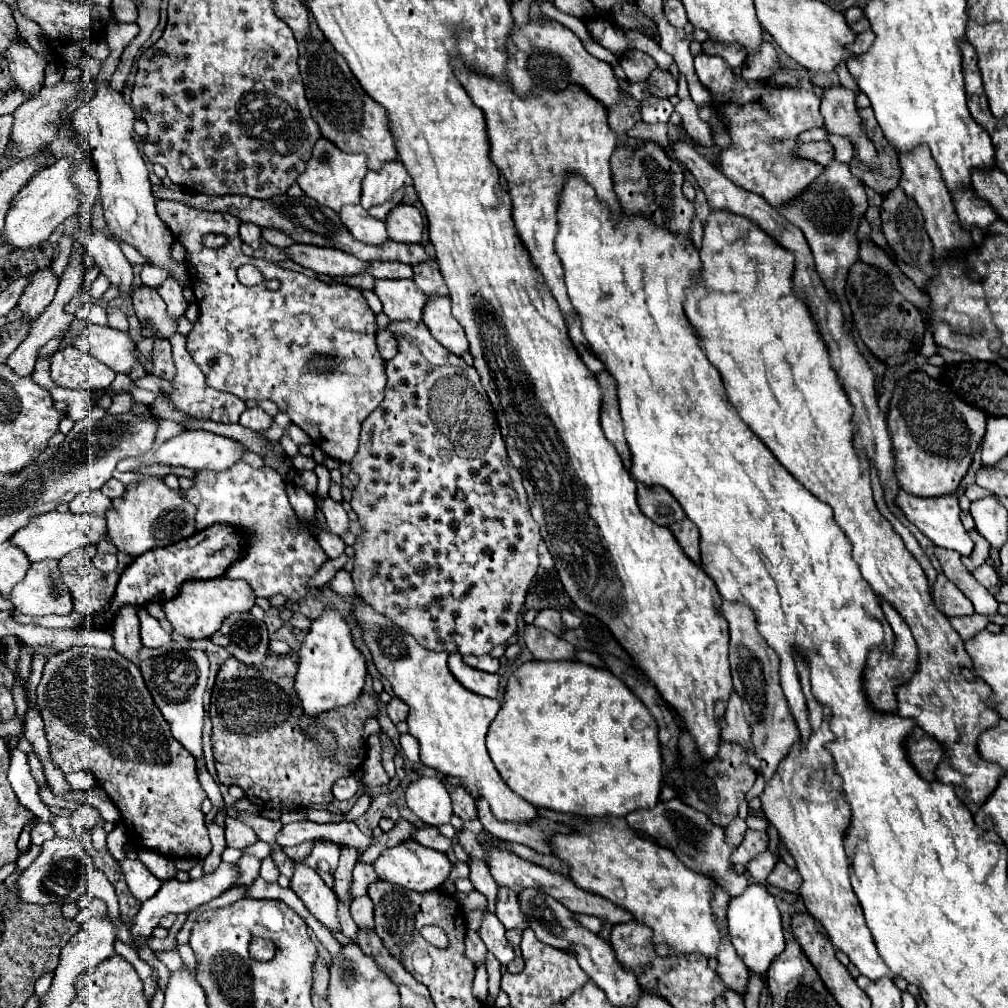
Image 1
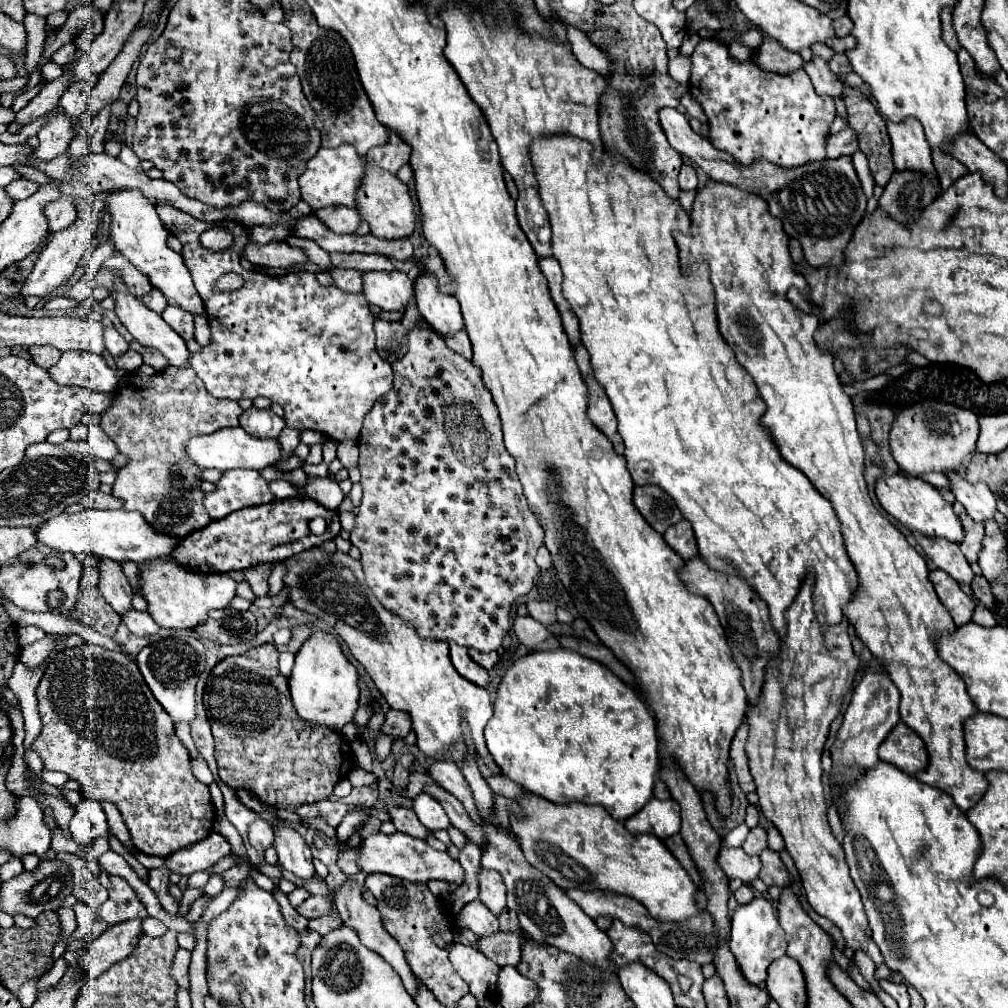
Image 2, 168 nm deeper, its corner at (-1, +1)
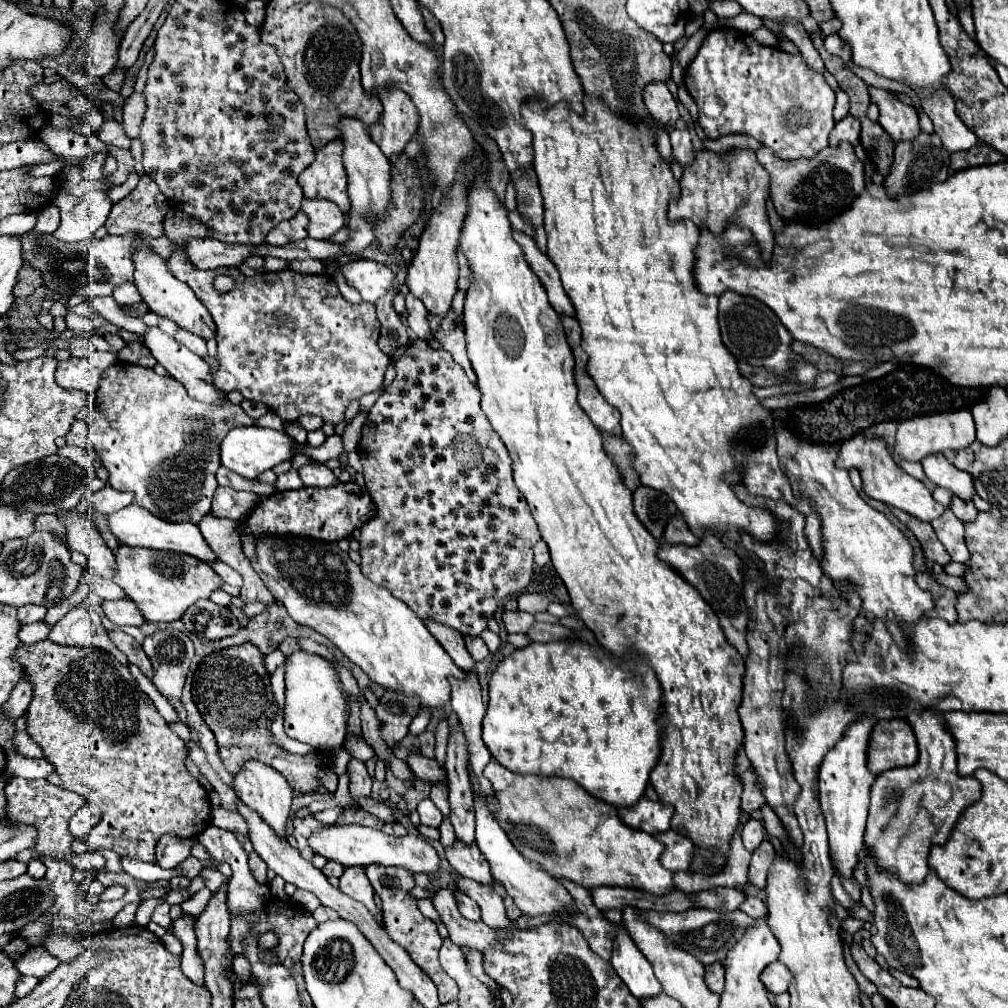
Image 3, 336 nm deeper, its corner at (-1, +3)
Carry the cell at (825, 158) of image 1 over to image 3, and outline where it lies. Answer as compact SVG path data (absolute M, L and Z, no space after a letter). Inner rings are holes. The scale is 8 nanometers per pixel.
M852 115L844 117L842 121L836 123L836 127L830 133L830 145L840 145L842 141L850 143L850 145L858 145L858 137L860 137L860 121L854 119Z

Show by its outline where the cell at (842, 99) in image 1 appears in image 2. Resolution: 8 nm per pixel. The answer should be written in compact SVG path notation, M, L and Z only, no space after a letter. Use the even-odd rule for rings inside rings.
M814 55L810 61L806 61L804 71L808 73L814 89L820 95L830 95L830 97L842 95L842 81L828 69L828 63L822 57Z

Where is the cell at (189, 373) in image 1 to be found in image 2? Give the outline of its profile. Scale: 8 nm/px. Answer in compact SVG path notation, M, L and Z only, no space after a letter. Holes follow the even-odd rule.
M166 367L164 371L146 377L138 373L126 373L112 393L112 405L100 415L102 431L116 443L118 453L128 457L128 463L118 471L116 481L112 485L112 495L124 499L124 509L140 511L144 519L164 535L182 537L190 535L202 527L206 527L212 519L204 509L204 493L200 489L200 473L202 469L192 463L186 455L186 443L196 435L208 435L222 427L238 425L242 409L238 401L216 399L208 395L204 383L200 383L198 375L194 375L192 367L188 371L176 371L176 367Z

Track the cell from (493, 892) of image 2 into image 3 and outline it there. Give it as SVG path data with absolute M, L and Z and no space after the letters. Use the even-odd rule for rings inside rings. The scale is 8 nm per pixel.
M456 841L454 847L446 851L446 859L460 875L478 881L480 885L494 887L494 877L490 873L488 861L484 859L484 855L476 847L476 843L464 845L462 841Z

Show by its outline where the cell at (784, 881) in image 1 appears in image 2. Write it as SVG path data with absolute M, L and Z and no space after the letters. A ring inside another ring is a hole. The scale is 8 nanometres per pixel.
M770 849L762 851L760 861L762 861L762 869L760 869L758 877L766 885L778 885L778 887L788 885L788 881L790 881L788 871L786 871L786 867L784 867L784 863L776 851L770 851Z

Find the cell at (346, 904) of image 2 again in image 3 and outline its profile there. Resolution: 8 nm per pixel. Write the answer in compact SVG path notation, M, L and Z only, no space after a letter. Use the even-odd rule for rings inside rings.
M346 867L344 875L340 877L338 887L342 893L352 897L354 901L360 901L362 905L366 905L370 909L370 913L374 913L378 925L382 925L382 913L378 911L378 907L374 903L374 889L364 873L364 867Z

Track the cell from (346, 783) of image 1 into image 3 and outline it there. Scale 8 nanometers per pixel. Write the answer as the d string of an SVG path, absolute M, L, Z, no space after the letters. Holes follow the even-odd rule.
M336 805L336 807L330 807L330 809L324 809L324 811L316 813L314 817L316 817L318 821L324 821L324 825L330 825L330 823L336 823L336 819L340 817L342 811L344 811L344 807L342 807L342 805Z

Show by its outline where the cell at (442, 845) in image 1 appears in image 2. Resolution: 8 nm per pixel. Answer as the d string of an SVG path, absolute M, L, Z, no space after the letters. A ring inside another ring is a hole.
M394 807L394 809L388 809L388 815L392 819L392 823L396 825L398 831L406 833L406 835L412 835L412 837L420 837L424 839L430 831L418 821L416 813L412 809L402 809L402 807Z

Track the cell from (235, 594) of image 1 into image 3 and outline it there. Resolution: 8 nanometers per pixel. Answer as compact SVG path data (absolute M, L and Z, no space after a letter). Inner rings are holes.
M122 545L116 553L114 583L138 605L140 613L150 623L170 623L182 615L198 599L208 599L216 589L222 589L222 577L204 561L174 551L152 551Z

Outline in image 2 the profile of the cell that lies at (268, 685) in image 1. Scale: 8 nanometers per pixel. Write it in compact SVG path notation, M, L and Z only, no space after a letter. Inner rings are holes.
M272 643L252 647L244 655L226 657L216 663L206 679L204 709L216 743L220 779L230 789L250 789L256 797L264 799L264 803L270 803L278 809L296 811L304 803L328 799L336 781L346 777L350 767L356 763L356 757L350 751L350 743L340 733L326 727L312 727L296 715L288 691L288 679L278 671L278 651Z

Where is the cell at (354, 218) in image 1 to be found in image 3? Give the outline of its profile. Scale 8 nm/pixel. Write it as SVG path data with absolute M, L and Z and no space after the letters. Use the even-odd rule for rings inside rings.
M304 199L302 211L308 215L308 235L314 239L330 239L344 227L344 213L336 203L326 199Z

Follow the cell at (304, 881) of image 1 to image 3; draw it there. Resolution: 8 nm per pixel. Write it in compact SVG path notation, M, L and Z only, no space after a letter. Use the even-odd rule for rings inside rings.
M248 761L242 771L234 777L234 791L236 791L236 797L248 805L252 811L256 811L270 827L272 831L288 841L288 835L286 835L286 821L290 817L290 803L292 803L292 797L294 797L294 791L292 787L288 785L288 781L276 773L276 769L260 763L260 761Z

